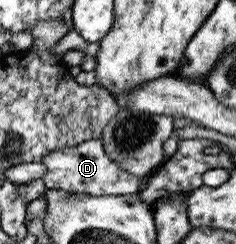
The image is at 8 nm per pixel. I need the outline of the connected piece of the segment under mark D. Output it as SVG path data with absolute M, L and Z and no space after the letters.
M92 139L70 148L65 146L47 154L42 163L47 166L43 181L46 189L87 192L94 196L138 194L145 186L147 177L138 177L122 170L105 155L101 139Z

